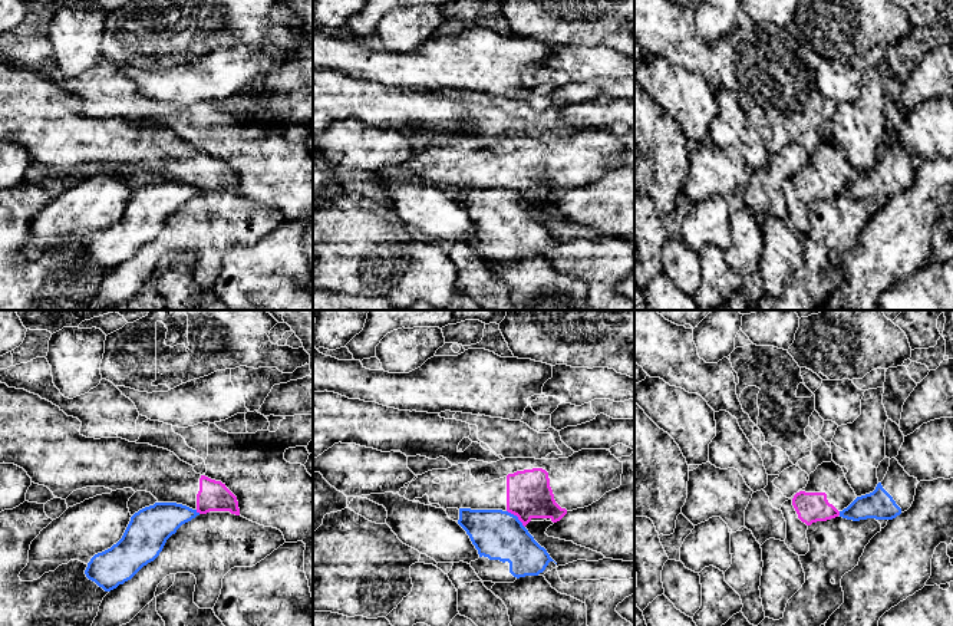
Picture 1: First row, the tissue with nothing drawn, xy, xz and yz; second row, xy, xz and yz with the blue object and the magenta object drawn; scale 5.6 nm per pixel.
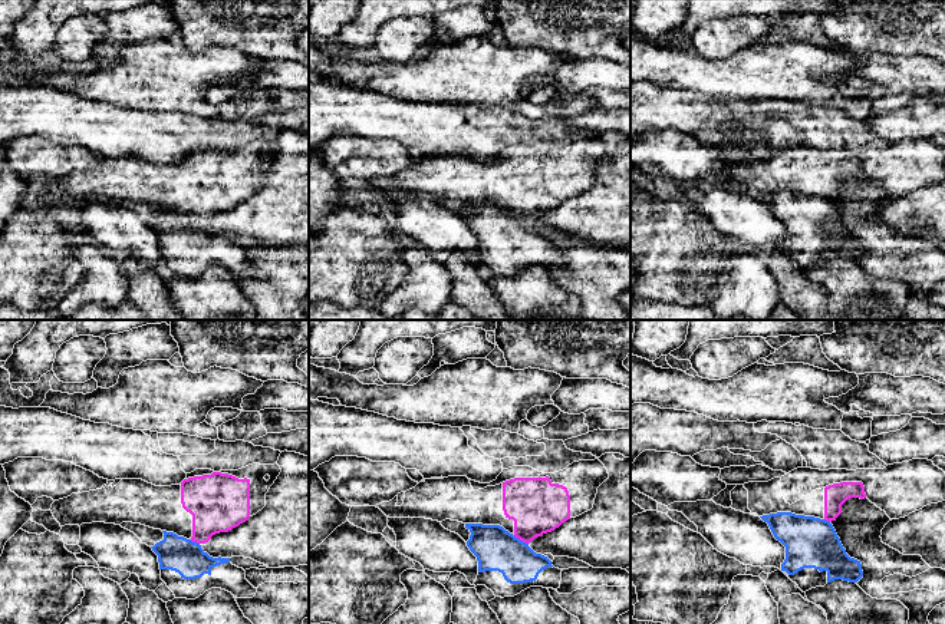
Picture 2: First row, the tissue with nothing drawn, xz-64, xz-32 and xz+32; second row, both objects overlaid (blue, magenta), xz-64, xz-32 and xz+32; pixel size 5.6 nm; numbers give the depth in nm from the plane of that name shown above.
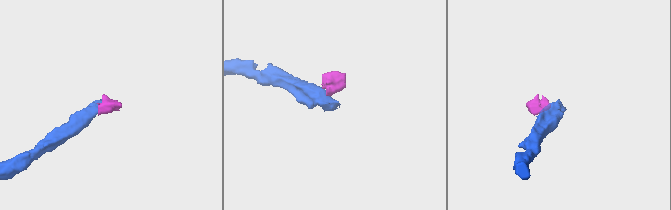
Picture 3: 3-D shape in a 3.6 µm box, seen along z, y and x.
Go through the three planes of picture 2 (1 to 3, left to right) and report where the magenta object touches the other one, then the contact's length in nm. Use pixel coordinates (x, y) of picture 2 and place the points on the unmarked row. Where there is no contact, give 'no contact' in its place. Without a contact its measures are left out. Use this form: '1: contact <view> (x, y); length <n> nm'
1: contact xz-64 (194, 221); length 60 nm
2: contact xz-32 (519, 218); length 100 nm
3: contact xz+32 (827, 200); length 40 nm

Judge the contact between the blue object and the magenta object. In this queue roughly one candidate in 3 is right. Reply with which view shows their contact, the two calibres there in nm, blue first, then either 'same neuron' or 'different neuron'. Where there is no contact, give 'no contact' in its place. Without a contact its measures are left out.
meets blue in xz; 280 nm thick on the blue side, 260 nm on the other; different neuron

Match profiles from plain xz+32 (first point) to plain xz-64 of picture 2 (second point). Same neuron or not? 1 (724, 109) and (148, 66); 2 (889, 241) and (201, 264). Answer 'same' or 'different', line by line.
1: different
2: different

